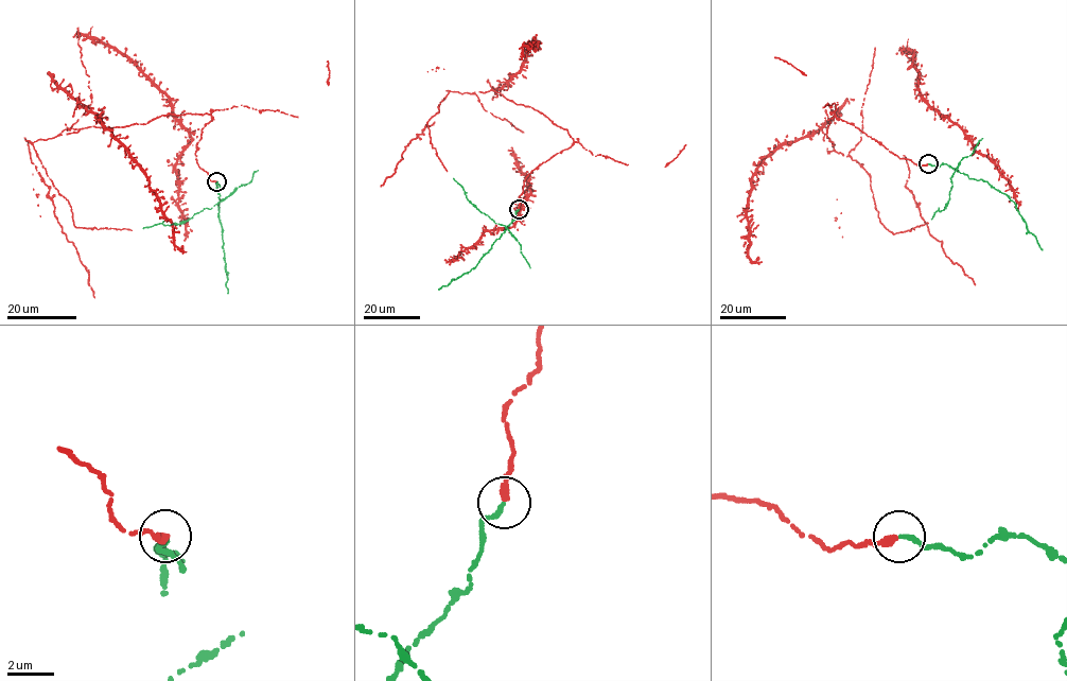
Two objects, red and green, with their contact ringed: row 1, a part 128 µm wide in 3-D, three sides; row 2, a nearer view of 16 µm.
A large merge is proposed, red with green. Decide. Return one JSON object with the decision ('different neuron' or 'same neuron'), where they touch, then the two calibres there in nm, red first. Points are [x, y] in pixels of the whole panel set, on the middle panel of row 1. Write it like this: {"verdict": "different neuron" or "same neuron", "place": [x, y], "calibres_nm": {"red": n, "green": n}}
{"verdict": "same neuron", "place": [519, 209], "calibres_nm": {"red": 320, "green": 240}}

